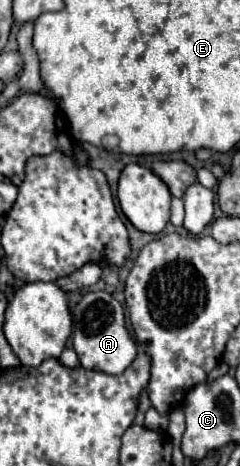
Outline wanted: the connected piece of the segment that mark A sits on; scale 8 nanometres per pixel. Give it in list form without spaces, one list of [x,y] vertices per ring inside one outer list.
[[[105,291],[85,293],[73,309],[73,349],[85,369],[99,369],[111,375],[123,373],[137,355],[137,345],[127,331],[125,313],[117,299]]]

